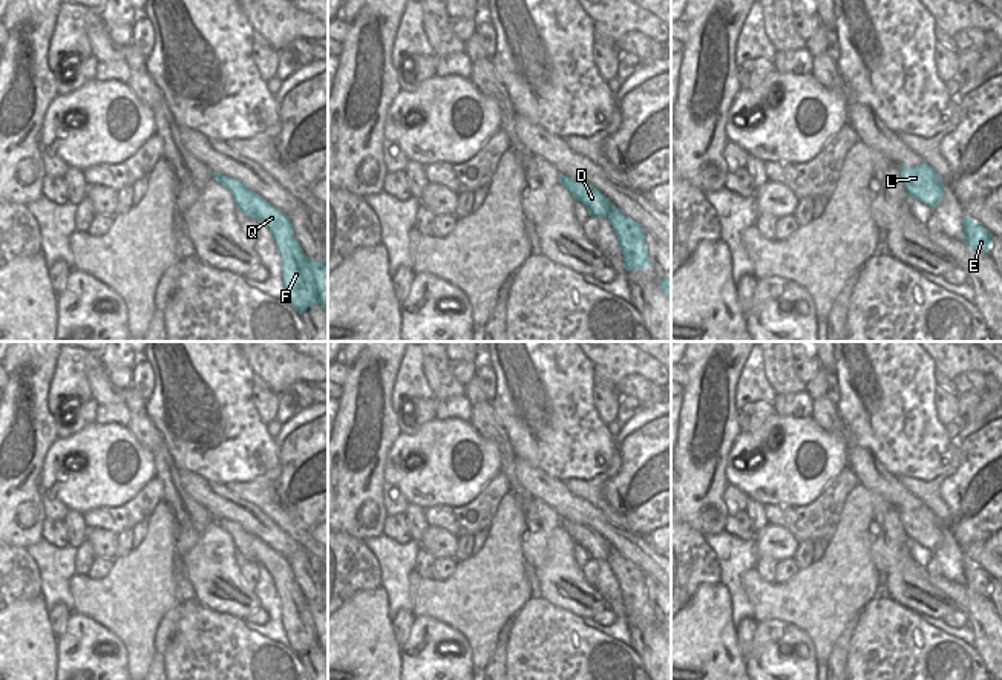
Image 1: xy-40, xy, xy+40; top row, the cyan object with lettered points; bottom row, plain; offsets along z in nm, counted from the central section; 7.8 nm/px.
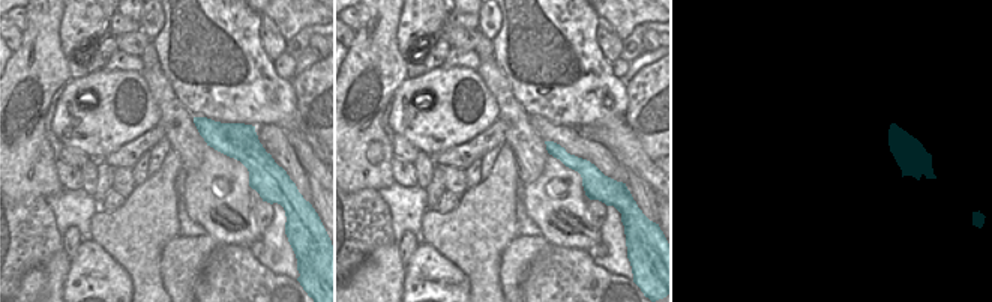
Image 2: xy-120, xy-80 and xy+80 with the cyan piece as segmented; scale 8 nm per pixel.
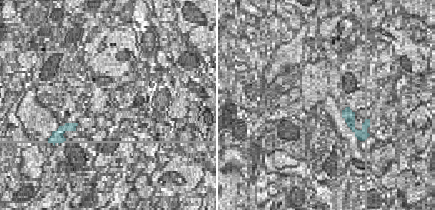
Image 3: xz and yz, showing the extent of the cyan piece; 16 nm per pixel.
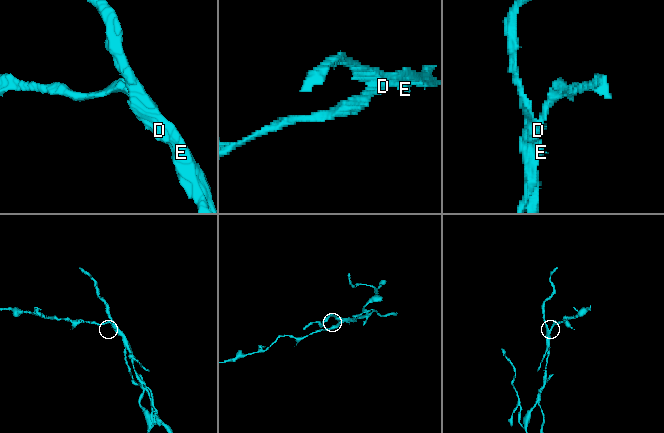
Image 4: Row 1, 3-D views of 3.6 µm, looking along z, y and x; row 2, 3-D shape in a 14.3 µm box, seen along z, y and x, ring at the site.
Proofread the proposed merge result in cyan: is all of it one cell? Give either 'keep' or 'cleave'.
cleave

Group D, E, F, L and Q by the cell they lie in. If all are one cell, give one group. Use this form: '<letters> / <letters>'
D E F Q / L

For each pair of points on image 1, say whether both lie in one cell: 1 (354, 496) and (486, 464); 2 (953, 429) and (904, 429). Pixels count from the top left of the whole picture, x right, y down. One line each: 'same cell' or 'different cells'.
1: different cells
2: different cells

